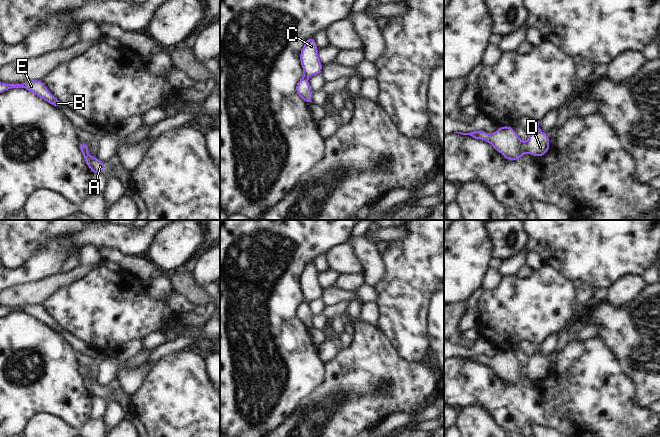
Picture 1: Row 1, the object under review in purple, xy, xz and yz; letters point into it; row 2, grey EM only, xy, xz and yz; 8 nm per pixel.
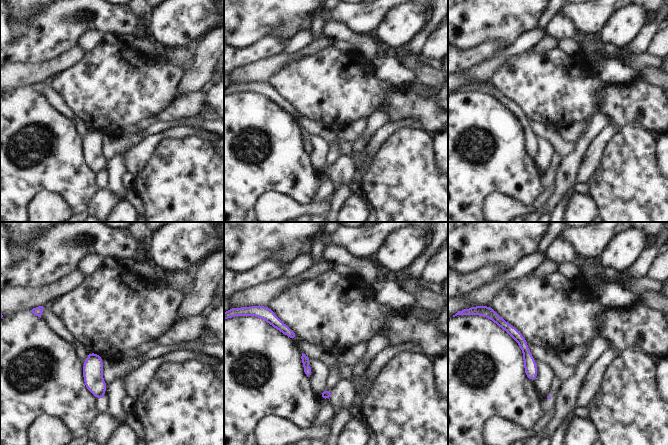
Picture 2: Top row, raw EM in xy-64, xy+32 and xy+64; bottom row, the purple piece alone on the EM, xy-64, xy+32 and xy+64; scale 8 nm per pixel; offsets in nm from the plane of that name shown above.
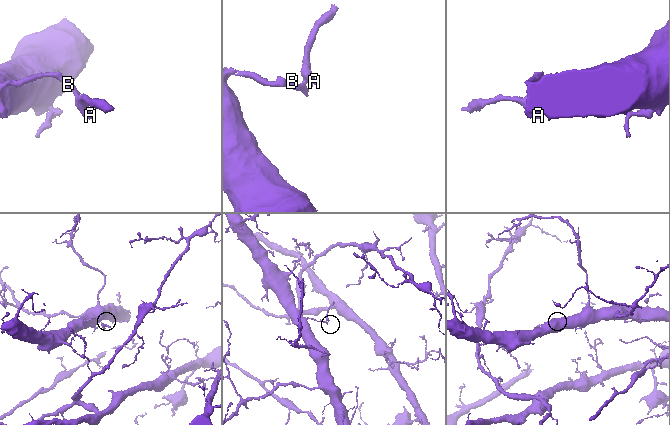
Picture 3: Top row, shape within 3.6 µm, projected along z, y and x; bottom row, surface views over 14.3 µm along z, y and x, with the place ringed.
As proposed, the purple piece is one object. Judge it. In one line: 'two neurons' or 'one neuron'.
one neuron

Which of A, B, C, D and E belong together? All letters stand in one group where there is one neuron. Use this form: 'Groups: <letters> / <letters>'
Groups: A B C D E.

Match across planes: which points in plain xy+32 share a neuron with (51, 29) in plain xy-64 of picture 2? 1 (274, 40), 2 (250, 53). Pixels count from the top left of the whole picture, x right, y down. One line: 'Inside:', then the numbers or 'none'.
Inside: 1, 2

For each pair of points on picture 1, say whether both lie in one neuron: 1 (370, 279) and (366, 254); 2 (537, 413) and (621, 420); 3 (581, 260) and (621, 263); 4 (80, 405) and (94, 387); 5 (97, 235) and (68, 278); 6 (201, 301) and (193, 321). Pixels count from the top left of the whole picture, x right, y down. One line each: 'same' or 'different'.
1: same
2: same
3: same
4: different
5: different
6: different

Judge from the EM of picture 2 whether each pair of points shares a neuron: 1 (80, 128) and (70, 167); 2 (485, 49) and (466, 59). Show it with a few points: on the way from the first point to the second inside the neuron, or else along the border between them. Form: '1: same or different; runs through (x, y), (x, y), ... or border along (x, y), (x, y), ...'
1: different; border along (69, 120), (75, 132), (82, 139)
2: same; runs through (480, 53), (471, 58)

